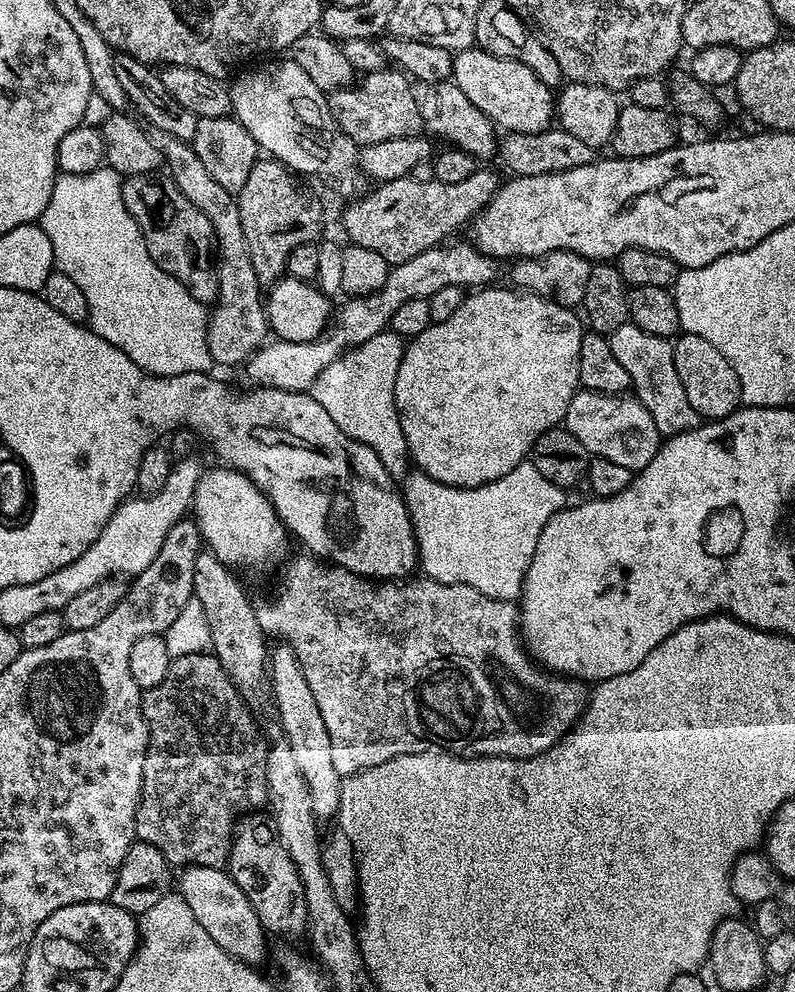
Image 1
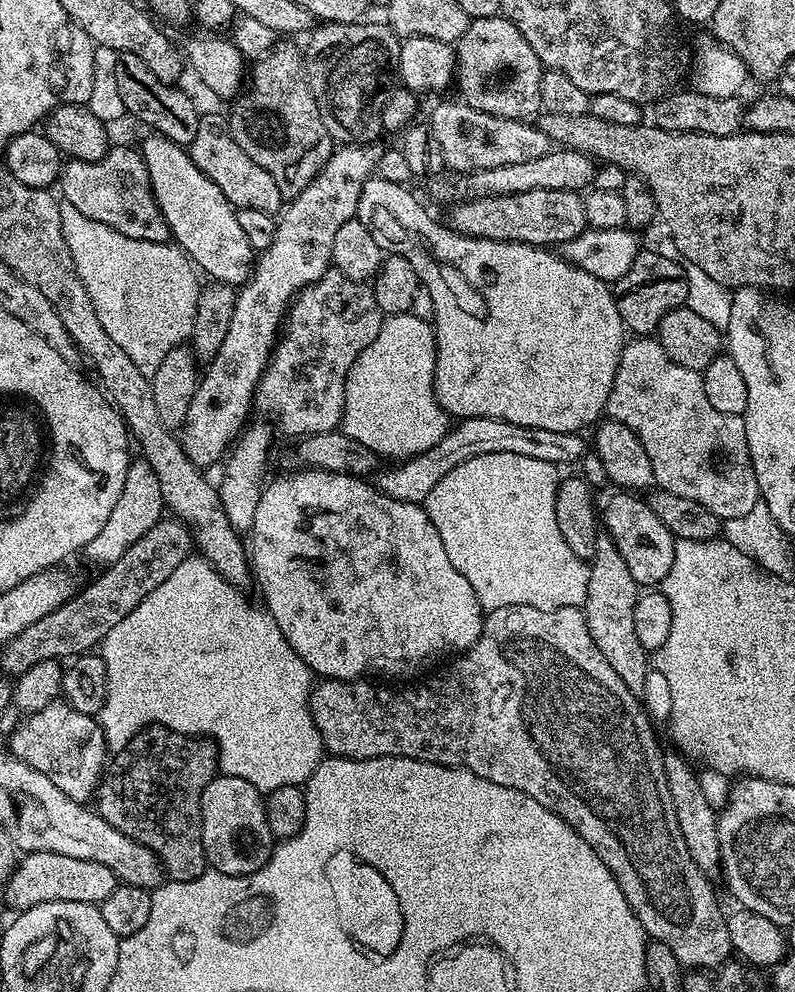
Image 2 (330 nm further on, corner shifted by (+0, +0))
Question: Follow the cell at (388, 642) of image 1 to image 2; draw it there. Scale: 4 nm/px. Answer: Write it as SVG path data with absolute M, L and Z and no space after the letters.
M529 604L493 608L485 615L478 642L471 644L468 651L459 653L452 662L441 674L440 680L434 681L429 688L404 688L401 692L395 692L392 688L375 688L372 684L364 684L363 679L351 682L321 679L313 687L310 703L314 726L318 726L318 734L325 749L331 755L342 756L345 760L405 756L422 762L441 764L449 770L473 772L478 774L480 780L494 782L497 788L513 788L522 794L530 794L536 804L546 806L547 812L558 814L558 818L564 820L568 827L581 836L594 850L594 854L602 858L602 862L606 862L622 894L626 894L630 910L634 910L638 922L642 922L644 933L652 940L662 942L662 946L667 946L685 969L715 970L729 959L734 949L727 930L726 912L720 909L720 904L716 901L716 892L712 889L713 881L704 875L694 858L690 858L690 850L686 850L686 838L682 838L682 830L678 830L678 818L674 814L670 786L666 786L664 752L656 741L656 732L652 729L643 706L636 701L639 700L637 693L629 690L626 682L622 682L622 678L618 678L618 674L611 668L610 662L602 658L602 650L598 650L594 638L590 638L583 611L579 607L542 610Z

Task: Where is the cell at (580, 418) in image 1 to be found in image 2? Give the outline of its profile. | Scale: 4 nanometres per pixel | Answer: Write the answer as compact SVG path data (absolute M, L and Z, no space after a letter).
M466 416L457 419L449 427L448 433L430 450L392 466L396 468L386 469L385 467L375 477L374 483L390 498L423 505L424 499L430 494L430 490L434 490L437 482L446 474L450 474L450 470L462 466L462 462L470 458L501 452L502 454L522 454L526 458L538 458L538 462L550 462L557 466L563 466L563 464L576 466L590 448L589 441L587 444L584 438L578 432L538 430L538 426L514 426L514 422L502 422L502 418Z

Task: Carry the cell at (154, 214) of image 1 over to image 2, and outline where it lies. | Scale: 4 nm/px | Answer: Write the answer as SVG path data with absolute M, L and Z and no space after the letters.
M112 146L104 157L94 162L68 160L60 169L59 188L63 203L74 206L74 210L86 214L86 218L94 218L94 222L102 222L118 230L118 234L126 234L126 238L138 238L146 242L165 242L169 239L166 218L162 218L162 210L158 210L158 202L152 193L152 184L148 180L144 157L137 149L135 152L132 148Z

